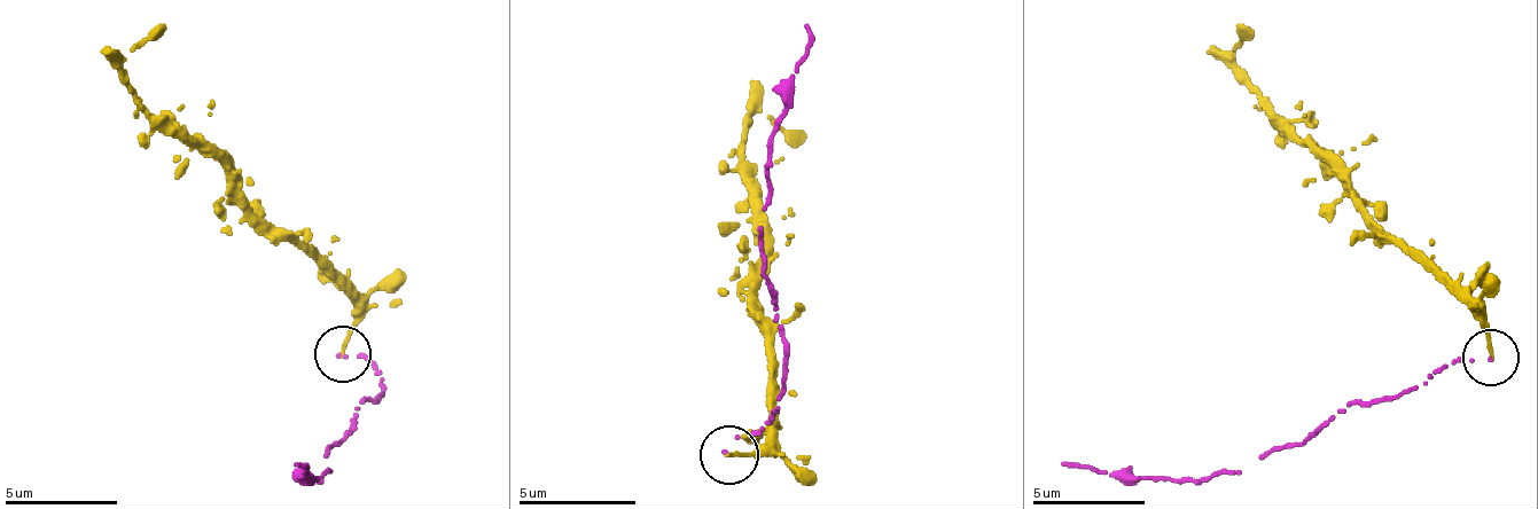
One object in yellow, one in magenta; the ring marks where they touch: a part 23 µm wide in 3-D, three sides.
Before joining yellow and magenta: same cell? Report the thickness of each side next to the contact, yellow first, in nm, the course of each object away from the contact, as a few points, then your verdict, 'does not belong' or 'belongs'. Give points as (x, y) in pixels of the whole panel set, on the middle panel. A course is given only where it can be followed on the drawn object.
190/100 nm | yellow via (728, 456), (760, 449), (774, 391), (754, 302), (771, 260), (743, 136), (760, 112), (806, 135) | magenta via (728, 449), (763, 427), (787, 381), (785, 334), (760, 269), (760, 240), (785, 81), (810, 41), (807, 23) | does not belong

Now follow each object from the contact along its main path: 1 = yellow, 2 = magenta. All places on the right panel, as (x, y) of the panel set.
1: (1492, 355), (1481, 316), (1431, 272), (1389, 243), (1373, 214), (1311, 147), (1291, 141), (1232, 56), (1240, 23)
2: (1488, 355), (1451, 362), (1395, 396), (1353, 401), (1300, 446), (1273, 446), (1241, 474), (1118, 479), (1061, 462)

